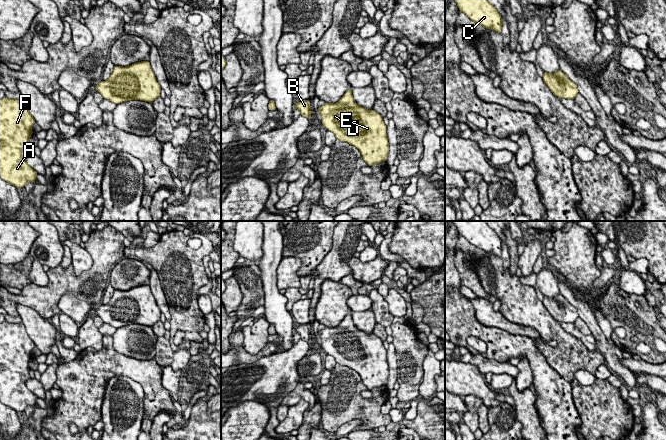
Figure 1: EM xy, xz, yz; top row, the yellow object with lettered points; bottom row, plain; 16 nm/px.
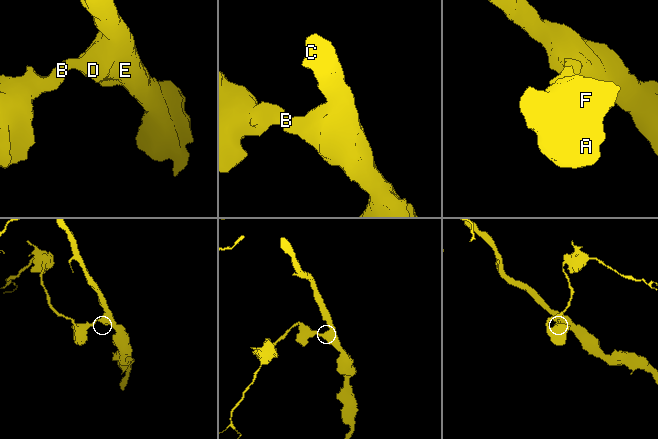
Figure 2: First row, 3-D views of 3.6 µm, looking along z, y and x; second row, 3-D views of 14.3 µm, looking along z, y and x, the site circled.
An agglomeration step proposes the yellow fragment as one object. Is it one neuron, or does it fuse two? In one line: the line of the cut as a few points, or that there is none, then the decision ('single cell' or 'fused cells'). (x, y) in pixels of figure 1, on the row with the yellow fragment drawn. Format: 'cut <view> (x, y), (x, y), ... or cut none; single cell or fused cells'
cut none; single cell

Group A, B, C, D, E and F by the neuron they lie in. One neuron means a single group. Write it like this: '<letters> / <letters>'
A B C D E F

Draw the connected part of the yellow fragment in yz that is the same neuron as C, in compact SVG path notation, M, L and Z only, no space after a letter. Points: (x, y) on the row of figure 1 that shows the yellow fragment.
M455 0L459 10L472 21L486 29L501 33L502 18L495 6L488 0Z

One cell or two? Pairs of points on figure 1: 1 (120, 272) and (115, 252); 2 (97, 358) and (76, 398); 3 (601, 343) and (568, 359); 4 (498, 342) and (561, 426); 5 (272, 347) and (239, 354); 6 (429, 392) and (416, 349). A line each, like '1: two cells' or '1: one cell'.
1: two cells
2: one cell
3: two cells
4: one cell
5: one cell
6: two cells

